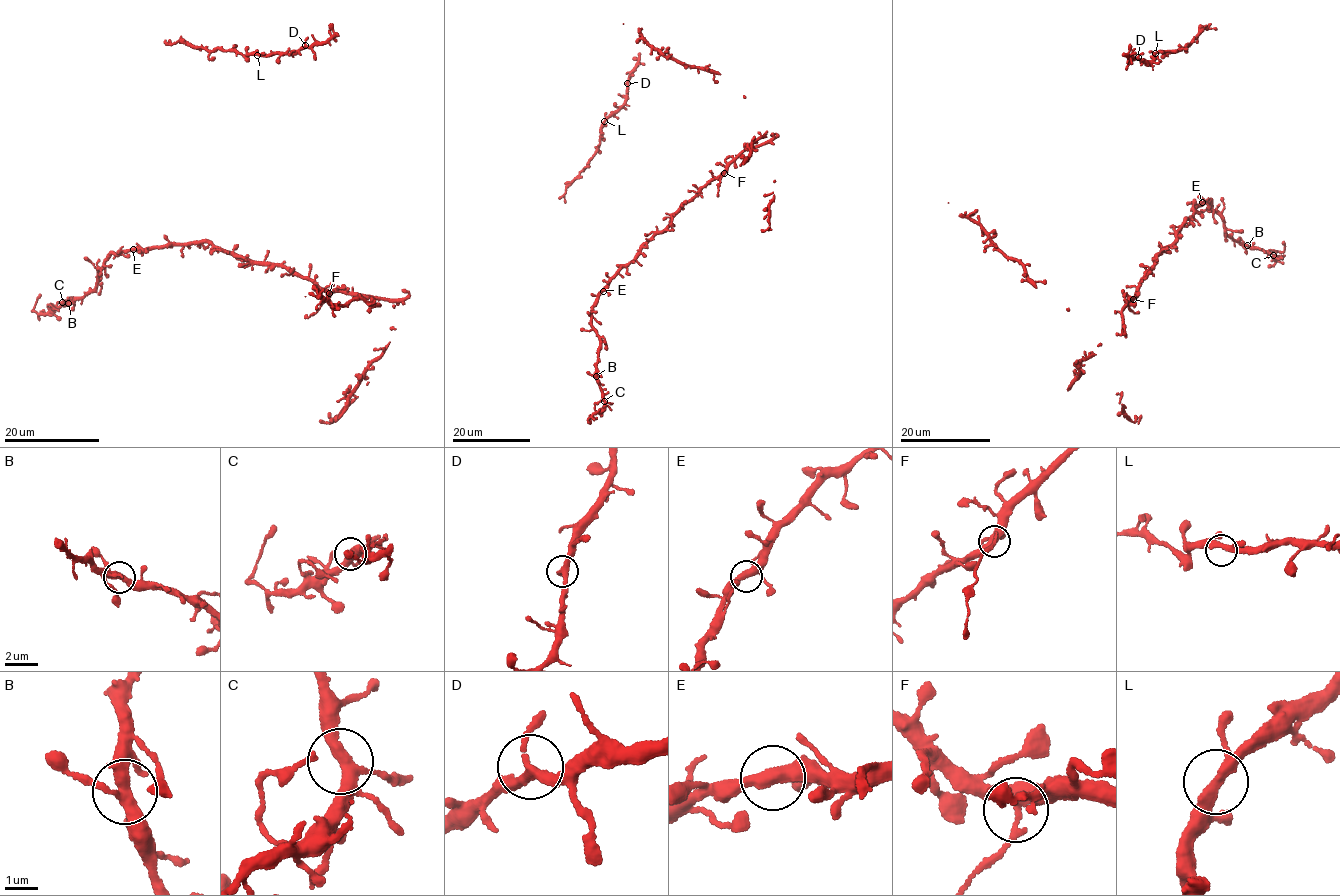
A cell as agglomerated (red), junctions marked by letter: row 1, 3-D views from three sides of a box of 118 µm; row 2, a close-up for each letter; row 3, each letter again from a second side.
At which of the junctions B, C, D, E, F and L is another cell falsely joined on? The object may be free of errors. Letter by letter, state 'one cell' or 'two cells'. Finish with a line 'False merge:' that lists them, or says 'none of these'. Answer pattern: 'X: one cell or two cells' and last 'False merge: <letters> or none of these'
B: one cell
C: one cell
D: one cell
E: one cell
F: two cells
L: one cell
False merge: F

